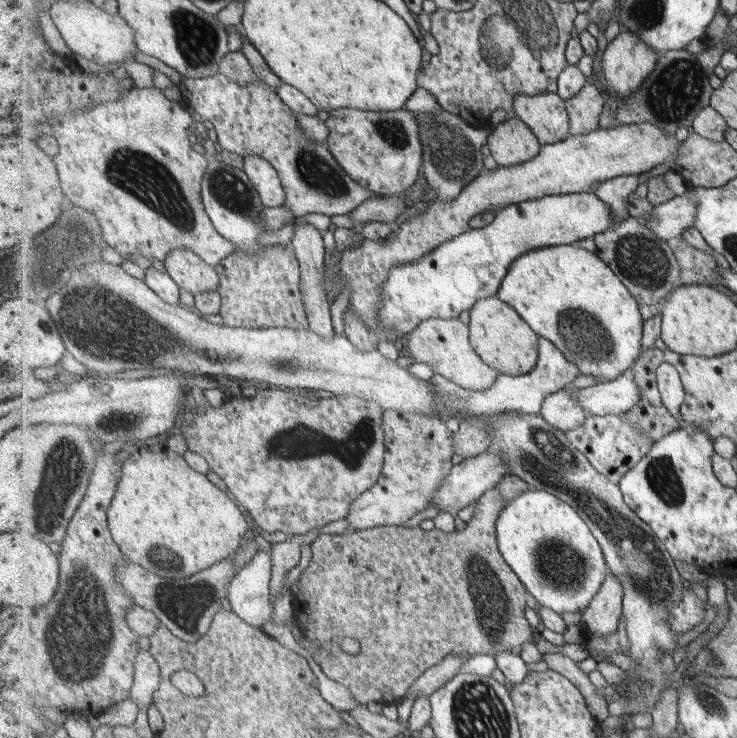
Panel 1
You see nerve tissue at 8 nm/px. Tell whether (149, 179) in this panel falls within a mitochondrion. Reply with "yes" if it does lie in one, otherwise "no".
yes

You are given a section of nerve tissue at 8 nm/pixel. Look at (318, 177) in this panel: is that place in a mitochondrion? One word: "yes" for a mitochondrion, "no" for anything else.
yes

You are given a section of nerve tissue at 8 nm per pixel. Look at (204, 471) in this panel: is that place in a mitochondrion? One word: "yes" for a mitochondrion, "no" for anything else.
no

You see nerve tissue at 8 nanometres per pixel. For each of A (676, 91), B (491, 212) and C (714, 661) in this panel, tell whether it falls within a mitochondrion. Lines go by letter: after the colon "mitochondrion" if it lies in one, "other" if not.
A: mitochondrion
B: other
C: mitochondrion

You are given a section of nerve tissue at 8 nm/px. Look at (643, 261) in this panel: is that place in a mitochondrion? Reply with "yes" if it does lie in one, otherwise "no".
yes

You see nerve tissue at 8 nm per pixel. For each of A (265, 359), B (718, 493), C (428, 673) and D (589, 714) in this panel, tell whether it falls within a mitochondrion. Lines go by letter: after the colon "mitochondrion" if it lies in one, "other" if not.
A: mitochondrion
B: other
C: other
D: other

